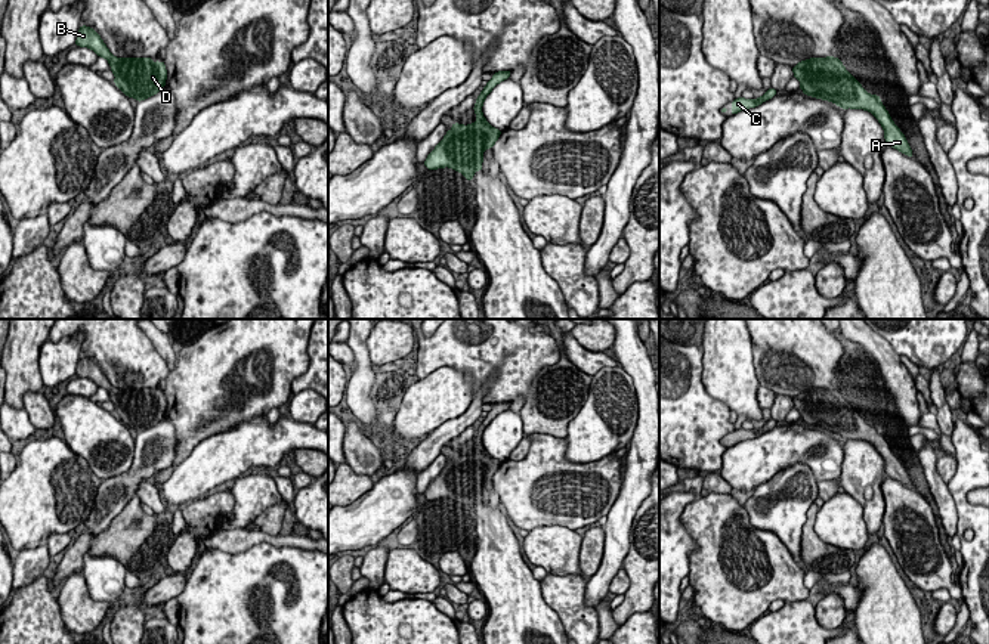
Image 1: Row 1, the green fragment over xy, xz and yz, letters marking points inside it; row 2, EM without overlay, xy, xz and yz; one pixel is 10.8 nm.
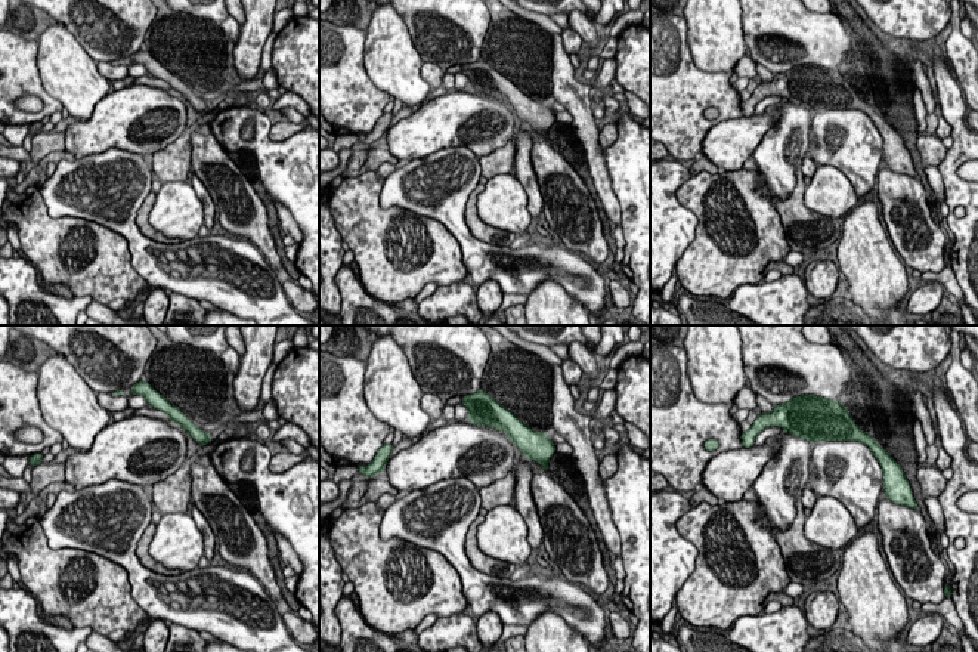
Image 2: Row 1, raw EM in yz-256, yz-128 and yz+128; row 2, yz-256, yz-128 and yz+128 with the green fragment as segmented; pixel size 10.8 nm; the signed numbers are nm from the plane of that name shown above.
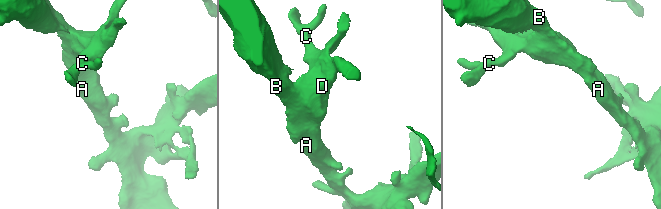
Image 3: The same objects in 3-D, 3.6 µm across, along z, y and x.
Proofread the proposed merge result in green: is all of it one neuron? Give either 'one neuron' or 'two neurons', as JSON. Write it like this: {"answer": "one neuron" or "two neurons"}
{"answer": "one neuron"}

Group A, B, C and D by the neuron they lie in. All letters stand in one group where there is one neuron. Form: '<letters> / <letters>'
A B C D

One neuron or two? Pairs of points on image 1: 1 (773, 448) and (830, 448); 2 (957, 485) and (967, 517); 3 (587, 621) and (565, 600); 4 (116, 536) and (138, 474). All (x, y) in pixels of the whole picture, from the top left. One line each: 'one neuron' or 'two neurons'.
1: one neuron
2: one neuron
3: one neuron
4: two neurons

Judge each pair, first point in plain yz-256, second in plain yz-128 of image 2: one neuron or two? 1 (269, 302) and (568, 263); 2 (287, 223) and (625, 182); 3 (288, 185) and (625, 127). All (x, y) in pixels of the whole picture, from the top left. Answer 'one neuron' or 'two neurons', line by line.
1: one neuron
2: two neurons
3: one neuron

